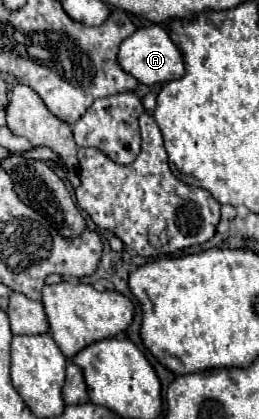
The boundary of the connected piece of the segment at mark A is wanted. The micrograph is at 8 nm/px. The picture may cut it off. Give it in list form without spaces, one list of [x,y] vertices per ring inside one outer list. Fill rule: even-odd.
[[[159,25],[141,27],[133,35],[129,35],[121,43],[117,59],[119,59],[119,65],[123,67],[123,71],[127,71],[129,75],[133,75],[143,85],[169,83],[173,79],[179,79],[183,75],[183,71],[185,71],[181,51],[173,45],[173,41],[169,39],[167,31],[163,27],[159,27]]]

